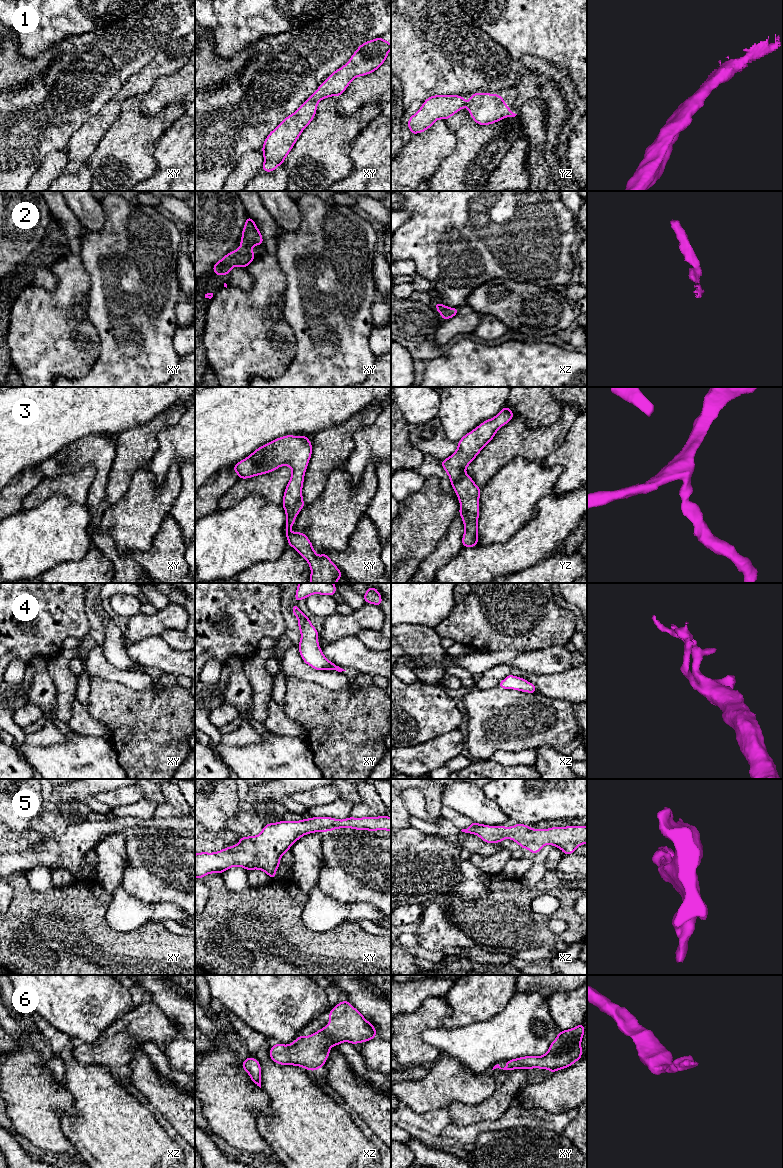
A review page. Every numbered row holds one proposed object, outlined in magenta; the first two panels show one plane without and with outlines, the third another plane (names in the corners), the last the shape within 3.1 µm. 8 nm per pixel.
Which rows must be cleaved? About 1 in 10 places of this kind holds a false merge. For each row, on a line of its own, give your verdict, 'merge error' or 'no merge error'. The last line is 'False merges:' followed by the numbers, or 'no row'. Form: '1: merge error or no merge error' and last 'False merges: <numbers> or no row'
1: no merge error
2: no merge error
3: no merge error
4: no merge error
5: no merge error
6: no merge error
False merges: no row

